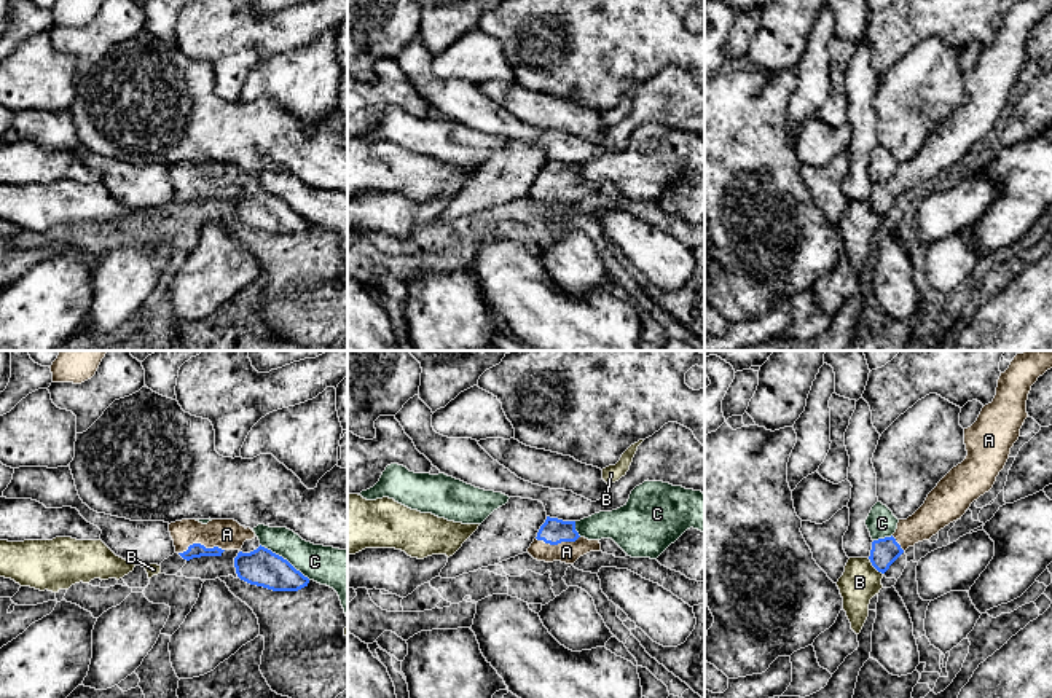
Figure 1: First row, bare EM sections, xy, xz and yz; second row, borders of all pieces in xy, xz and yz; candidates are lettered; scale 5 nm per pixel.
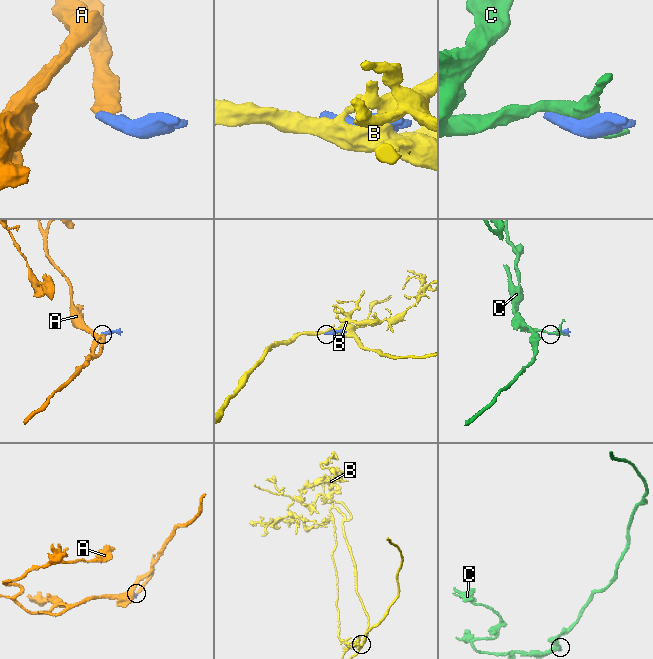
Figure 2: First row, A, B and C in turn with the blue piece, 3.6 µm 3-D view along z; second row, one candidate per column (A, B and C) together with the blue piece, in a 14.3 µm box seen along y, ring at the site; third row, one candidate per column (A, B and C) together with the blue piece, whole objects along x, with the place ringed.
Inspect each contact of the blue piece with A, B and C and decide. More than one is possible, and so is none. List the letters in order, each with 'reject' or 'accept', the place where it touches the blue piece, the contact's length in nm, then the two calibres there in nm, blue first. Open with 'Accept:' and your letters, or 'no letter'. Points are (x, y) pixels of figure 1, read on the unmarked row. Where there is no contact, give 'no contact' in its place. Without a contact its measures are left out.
Accept: A
A: accept; meets blue in xy at (201, 188); contact 240 nm long; 80 nm thick on the blue side, 160 nm on the other
B: reject; meets blue in yz at (874, 209); contact 120 nm long; 140 nm thick on the blue side, 190 nm on the other
C: reject; meets blue in xy at (286, 203); contact 320 nm long; 190 nm thick on the blue side, 190 nm on the other

